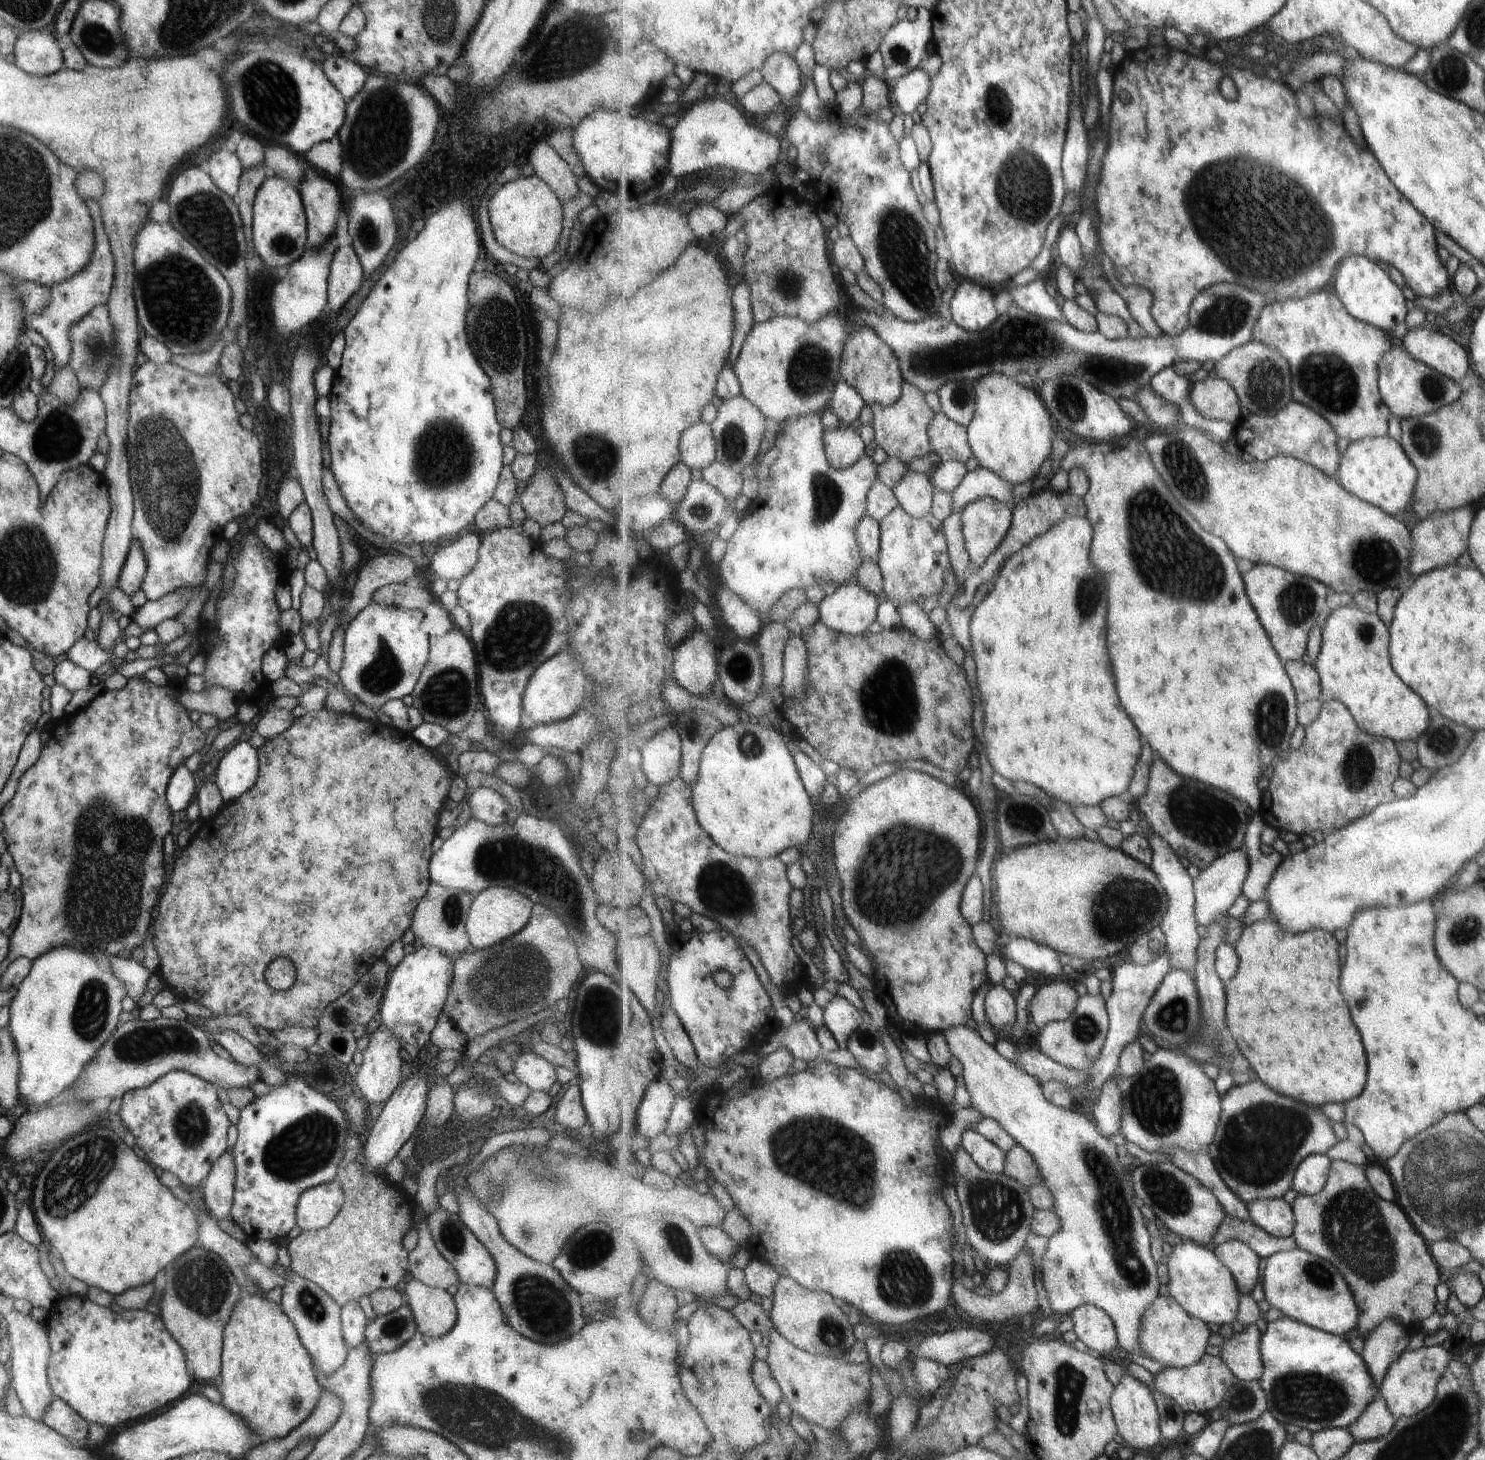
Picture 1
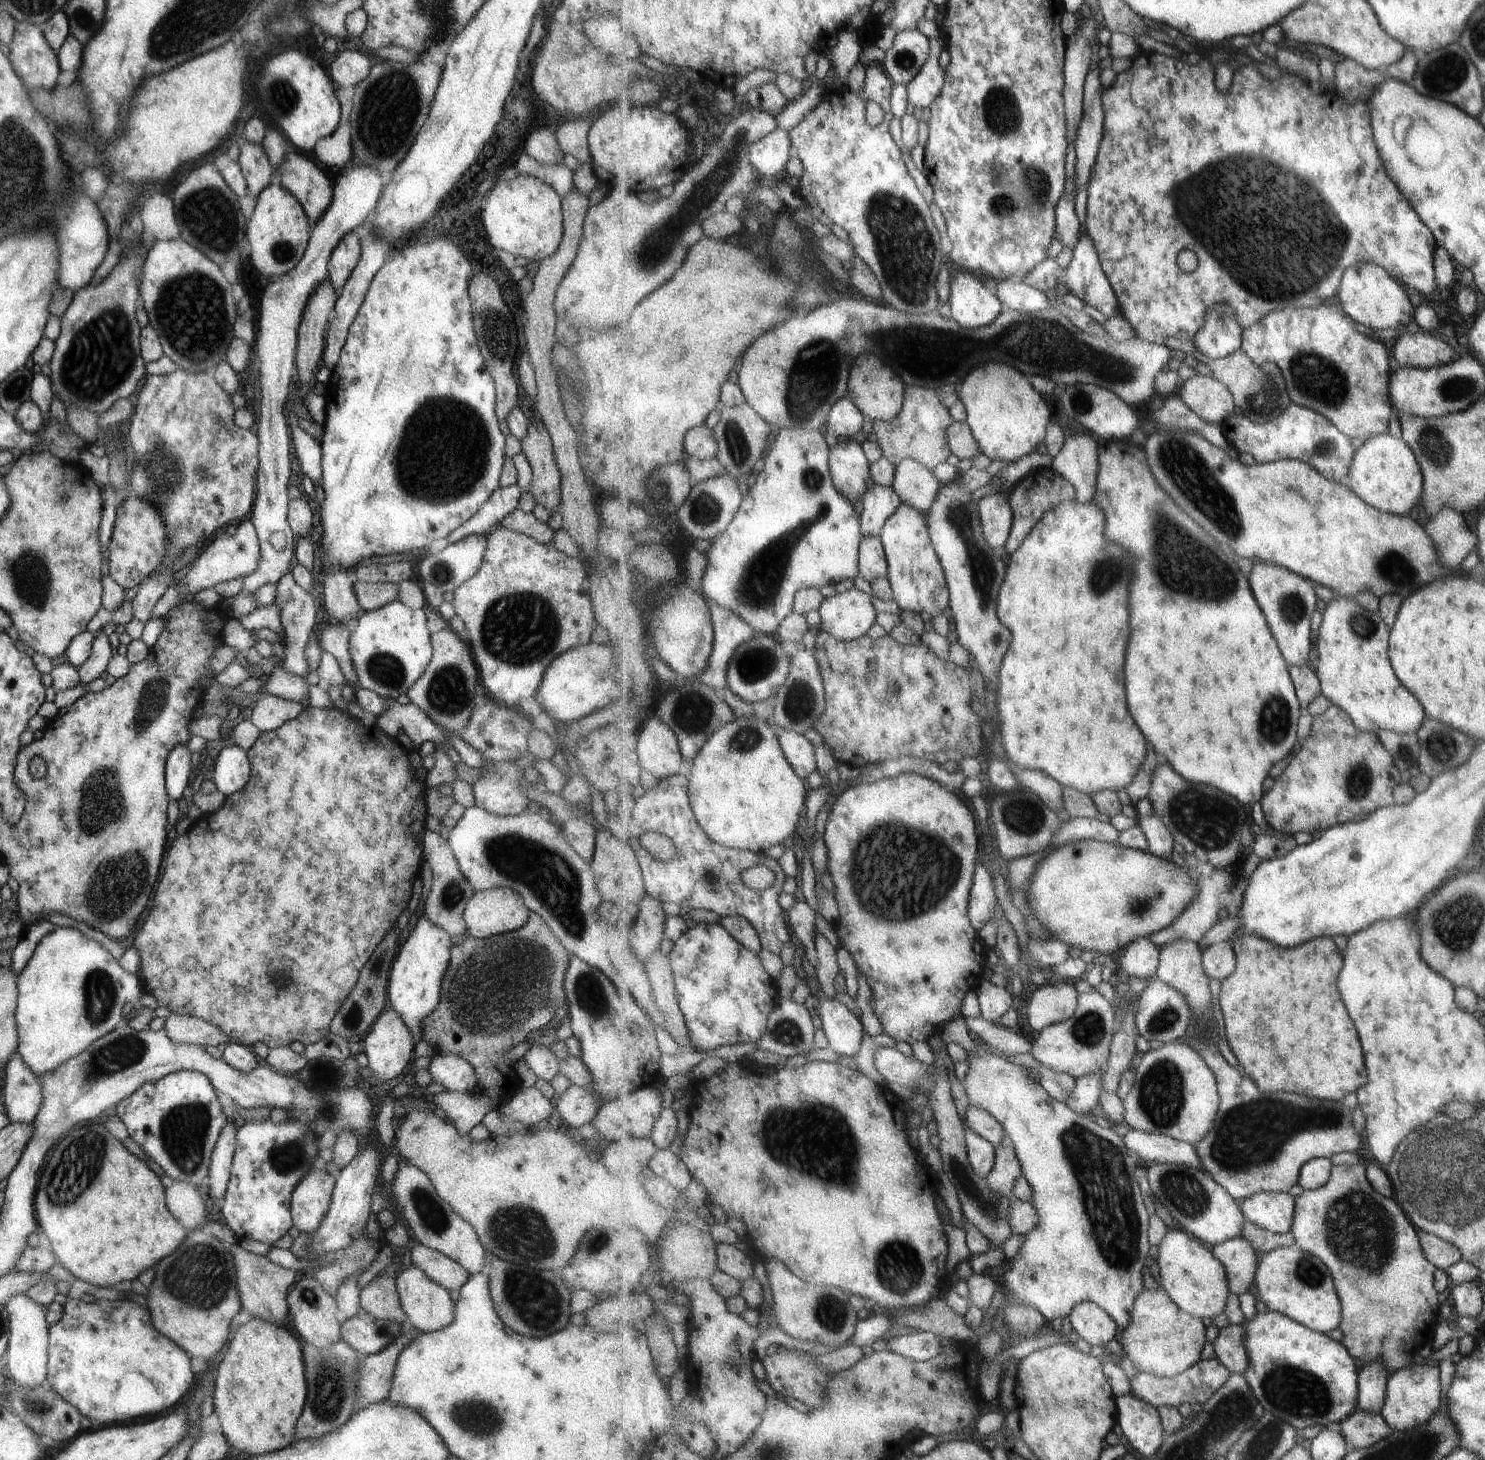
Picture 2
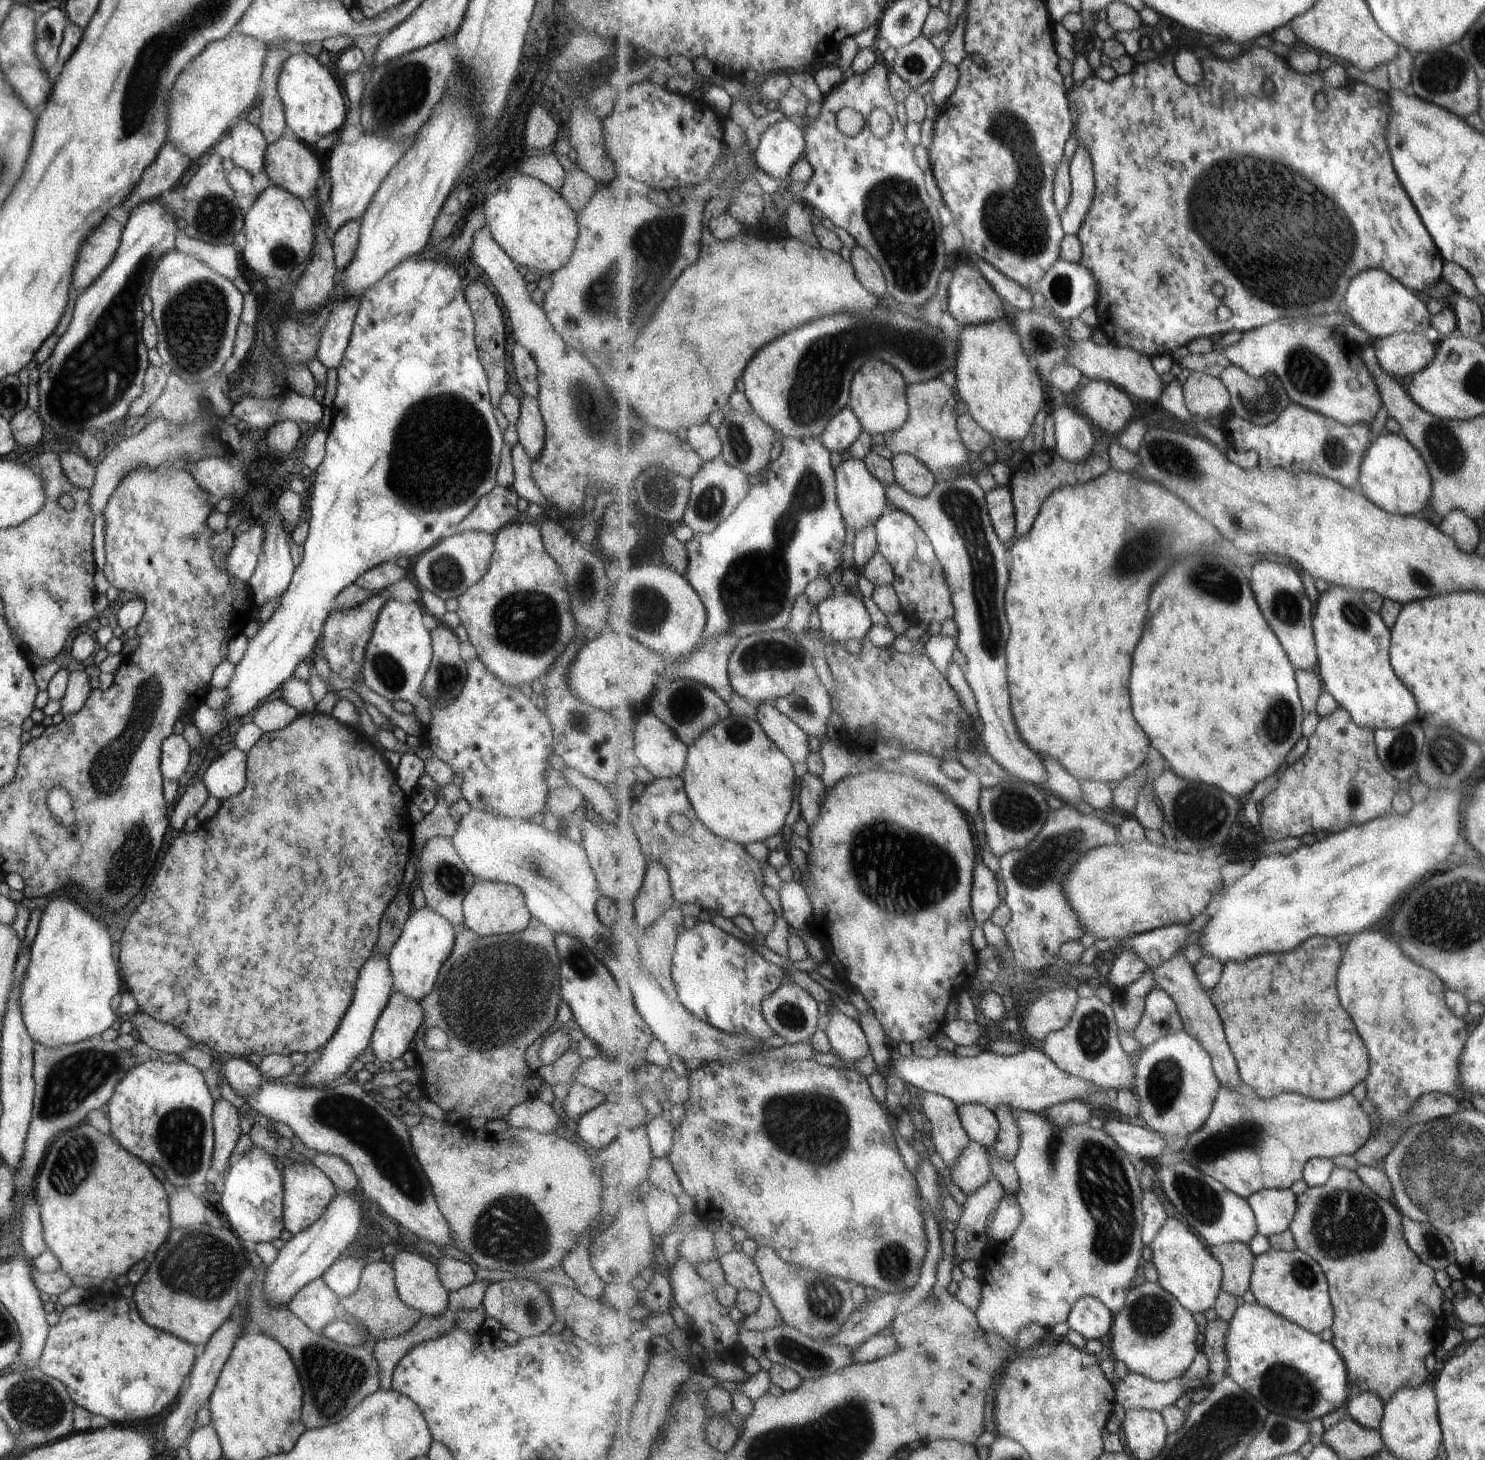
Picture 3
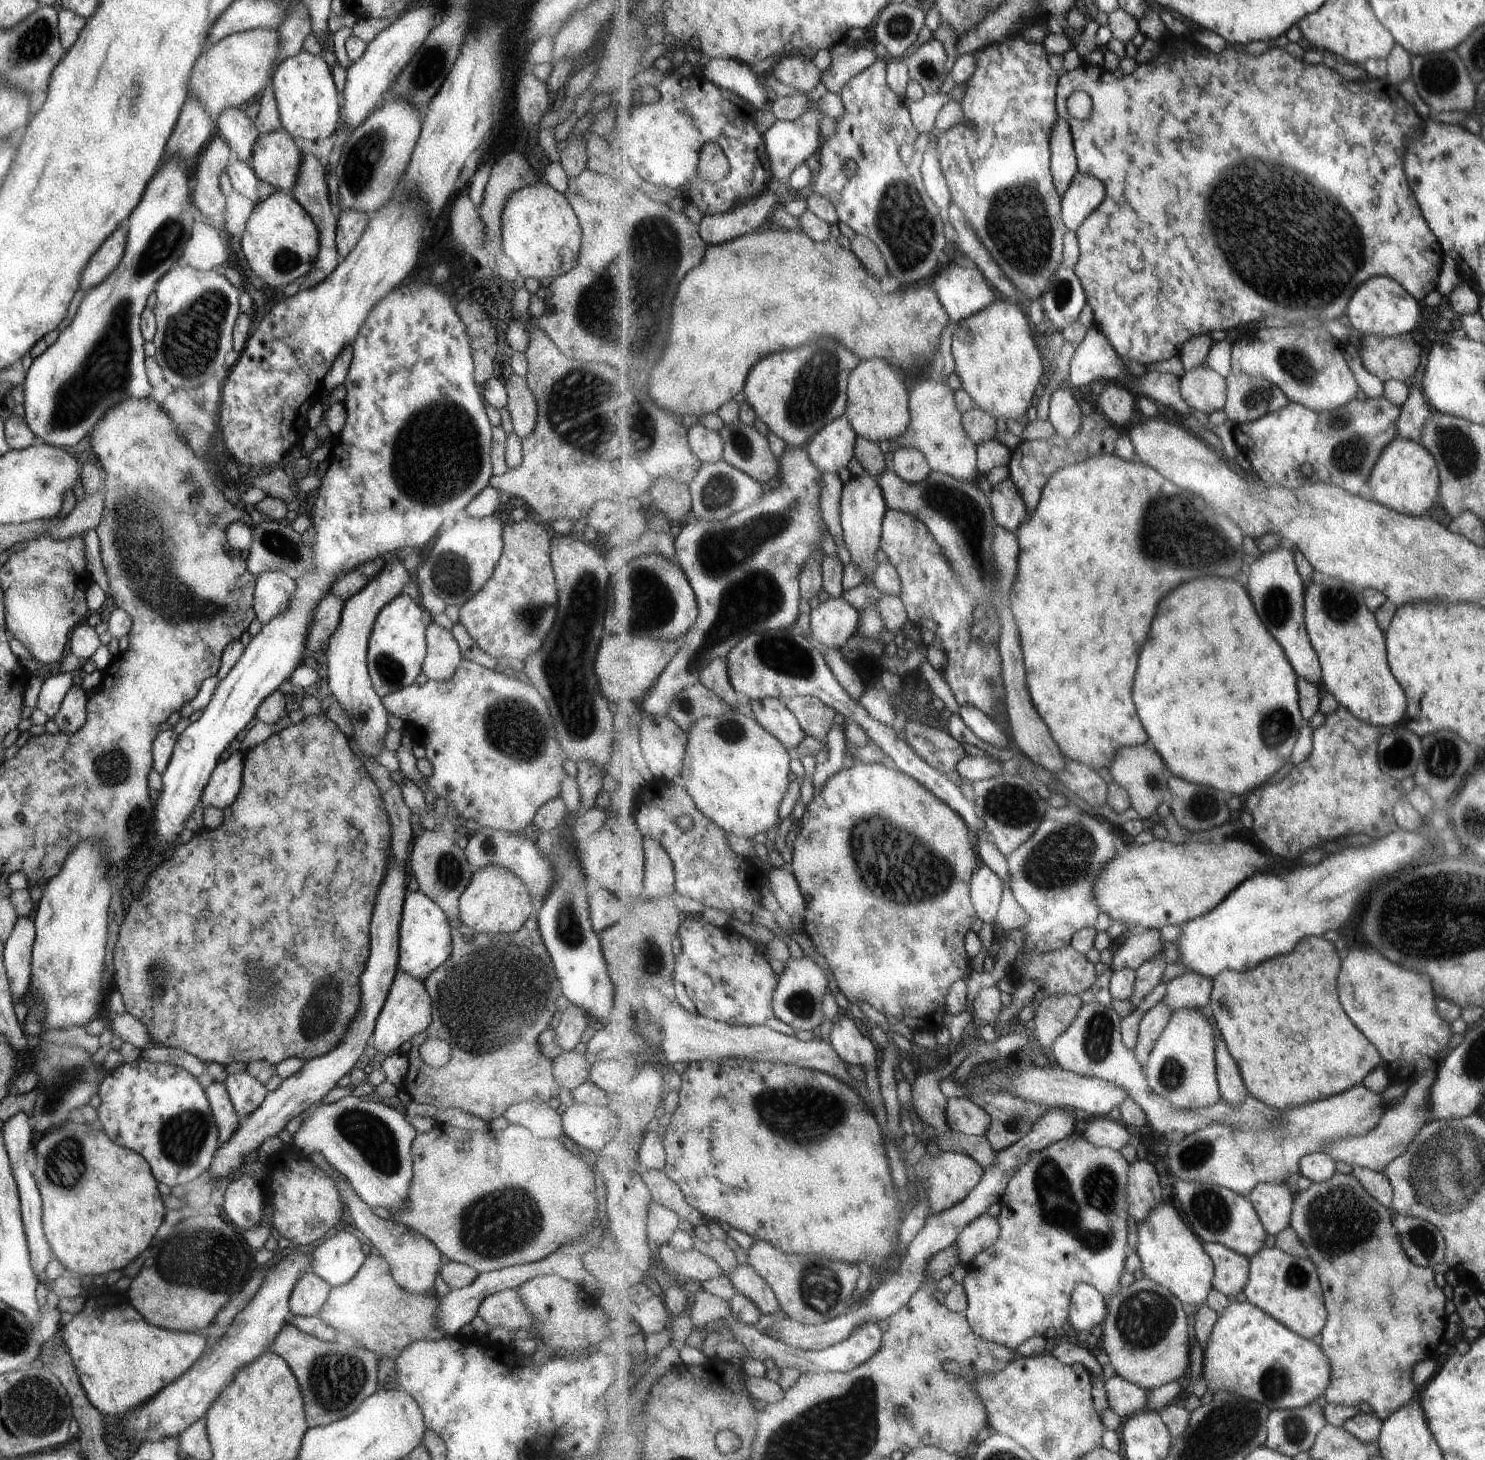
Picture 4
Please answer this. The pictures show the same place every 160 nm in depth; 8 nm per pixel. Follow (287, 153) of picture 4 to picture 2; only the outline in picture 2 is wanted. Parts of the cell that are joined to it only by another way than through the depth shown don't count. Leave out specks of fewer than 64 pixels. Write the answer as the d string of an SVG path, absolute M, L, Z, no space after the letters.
M293 150L285 154L277 166L281 185L299 202L311 227L329 208L332 185L320 166L315 166L307 155Z

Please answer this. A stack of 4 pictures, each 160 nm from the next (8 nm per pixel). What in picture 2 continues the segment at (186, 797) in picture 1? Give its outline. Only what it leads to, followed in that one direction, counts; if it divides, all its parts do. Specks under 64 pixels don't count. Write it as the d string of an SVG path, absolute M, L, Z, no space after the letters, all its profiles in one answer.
M179 744L167 754L164 766L164 786L171 800L179 800L188 786L190 774L190 752L186 744Z

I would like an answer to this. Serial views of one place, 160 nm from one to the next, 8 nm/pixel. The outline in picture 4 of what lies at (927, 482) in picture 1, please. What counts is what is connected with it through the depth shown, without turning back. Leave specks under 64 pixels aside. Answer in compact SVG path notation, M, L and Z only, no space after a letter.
M901 447L892 456L892 470L903 480L917 484L931 474L927 457L915 447Z

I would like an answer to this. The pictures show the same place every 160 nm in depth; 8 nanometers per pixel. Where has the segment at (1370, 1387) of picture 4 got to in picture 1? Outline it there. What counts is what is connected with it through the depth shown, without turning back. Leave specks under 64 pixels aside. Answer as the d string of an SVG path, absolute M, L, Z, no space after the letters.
M1333 1161L1325 1188L1316 1195L1299 1194L1292 1207L1296 1216L1294 1237L1298 1246L1336 1265L1355 1293L1360 1308L1357 1329L1361 1338L1367 1338L1387 1319L1398 1319L1407 1330L1419 1330L1421 1320L1433 1314L1433 1286L1439 1280L1437 1266L1433 1264L1421 1236L1411 1228L1408 1213L1397 1202L1382 1199L1374 1191L1364 1167Z

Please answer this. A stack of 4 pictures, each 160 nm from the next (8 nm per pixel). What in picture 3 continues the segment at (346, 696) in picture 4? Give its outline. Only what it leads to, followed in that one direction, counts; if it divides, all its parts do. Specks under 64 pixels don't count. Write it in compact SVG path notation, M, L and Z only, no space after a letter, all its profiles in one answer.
M385 588L377 591L377 594L369 600L353 605L351 608L330 612L322 624L322 637L319 638L318 650L325 658L328 668L337 676L349 681L361 680L364 652L368 640L372 636L374 620L382 604L389 598L383 593Z

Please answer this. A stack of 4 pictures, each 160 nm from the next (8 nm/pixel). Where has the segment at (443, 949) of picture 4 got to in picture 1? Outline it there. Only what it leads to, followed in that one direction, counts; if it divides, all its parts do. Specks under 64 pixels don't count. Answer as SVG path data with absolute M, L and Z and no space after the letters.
M421 945L420 948L403 955L401 961L390 970L381 1000L377 1003L376 1023L383 1024L388 1031L399 1041L403 1049L411 1055L419 1051L428 1040L436 1025L439 1012L445 1002L449 983L452 977L452 958L439 952L436 948Z

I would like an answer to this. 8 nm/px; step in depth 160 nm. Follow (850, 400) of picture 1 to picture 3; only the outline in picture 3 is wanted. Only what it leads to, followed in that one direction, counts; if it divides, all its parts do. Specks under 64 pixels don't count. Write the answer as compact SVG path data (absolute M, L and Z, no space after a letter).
M850 406L845 407L829 422L825 432L820 436L825 448L833 453L848 451L863 432L861 421Z

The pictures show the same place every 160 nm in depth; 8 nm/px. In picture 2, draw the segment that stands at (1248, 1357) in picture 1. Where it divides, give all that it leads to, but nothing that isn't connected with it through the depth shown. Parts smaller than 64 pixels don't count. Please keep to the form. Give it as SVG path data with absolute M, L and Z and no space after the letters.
M1229 1325L1221 1329L1218 1337L1212 1342L1215 1358L1223 1364L1232 1374L1243 1374L1249 1366L1245 1339L1247 1332L1245 1326Z

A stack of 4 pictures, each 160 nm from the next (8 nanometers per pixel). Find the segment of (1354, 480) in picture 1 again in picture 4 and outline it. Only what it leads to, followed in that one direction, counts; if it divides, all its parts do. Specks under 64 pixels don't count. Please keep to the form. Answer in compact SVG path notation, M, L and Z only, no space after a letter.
M1397 437L1388 444L1381 453L1369 486L1373 491L1374 500L1386 507L1393 508L1407 516L1423 516L1437 500L1437 471L1436 461L1432 453L1421 443Z

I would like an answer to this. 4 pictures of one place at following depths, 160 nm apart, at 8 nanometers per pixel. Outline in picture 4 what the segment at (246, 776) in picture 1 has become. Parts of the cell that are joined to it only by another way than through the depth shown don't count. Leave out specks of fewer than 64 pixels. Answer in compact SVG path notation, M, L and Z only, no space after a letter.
M241 751L233 752L226 760L219 760L203 787L199 802L203 807L223 810L235 800L242 781L244 755Z

